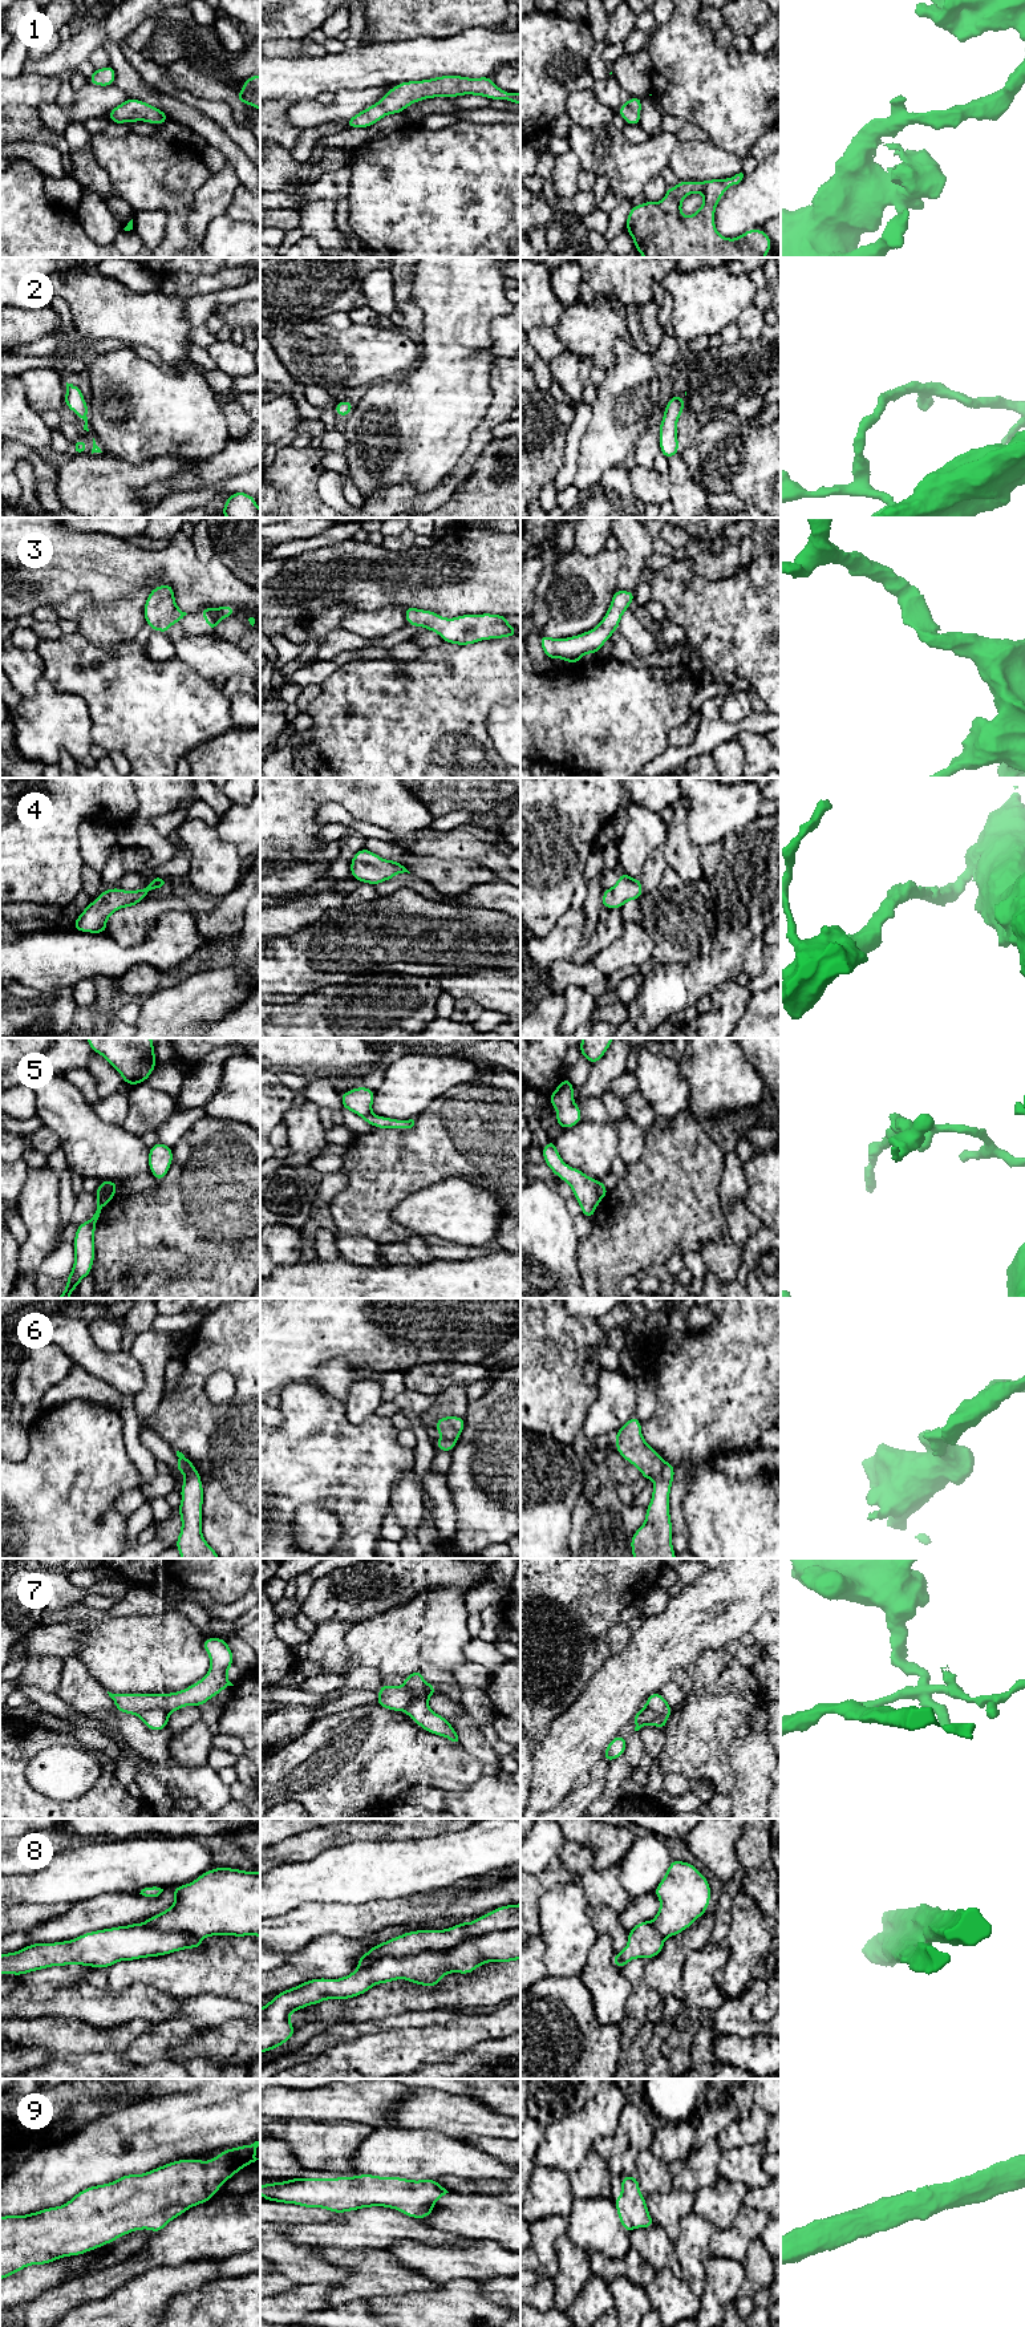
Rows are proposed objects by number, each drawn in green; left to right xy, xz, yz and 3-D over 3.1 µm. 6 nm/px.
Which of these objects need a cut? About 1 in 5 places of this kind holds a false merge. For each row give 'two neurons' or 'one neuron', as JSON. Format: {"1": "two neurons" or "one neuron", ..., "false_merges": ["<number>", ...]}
{"1": "one neuron", "2": "one neuron", "3": "one neuron", "4": "one neuron", "5": "two neurons", "6": "two neurons", "7": "two neurons", "8": "one neuron", "9": "one neuron", "false_merges": ["5", "6", "7"]}

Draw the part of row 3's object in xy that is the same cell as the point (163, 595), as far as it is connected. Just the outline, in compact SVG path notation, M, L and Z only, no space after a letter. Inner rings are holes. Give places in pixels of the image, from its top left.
M162 584L150 591L143 607L146 625L153 631L169 633L170 625L175 624L187 615L182 612L174 599L174 588L170 584Z

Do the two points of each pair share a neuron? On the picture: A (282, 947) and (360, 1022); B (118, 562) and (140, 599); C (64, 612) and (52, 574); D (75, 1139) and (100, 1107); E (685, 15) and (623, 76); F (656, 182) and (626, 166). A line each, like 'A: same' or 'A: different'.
A: different
B: different
C: different
D: different
E: different
F: different

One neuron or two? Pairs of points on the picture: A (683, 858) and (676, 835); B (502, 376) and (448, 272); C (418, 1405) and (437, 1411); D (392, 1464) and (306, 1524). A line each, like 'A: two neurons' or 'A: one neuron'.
A: one neuron
B: two neurons
C: two neurons
D: two neurons

